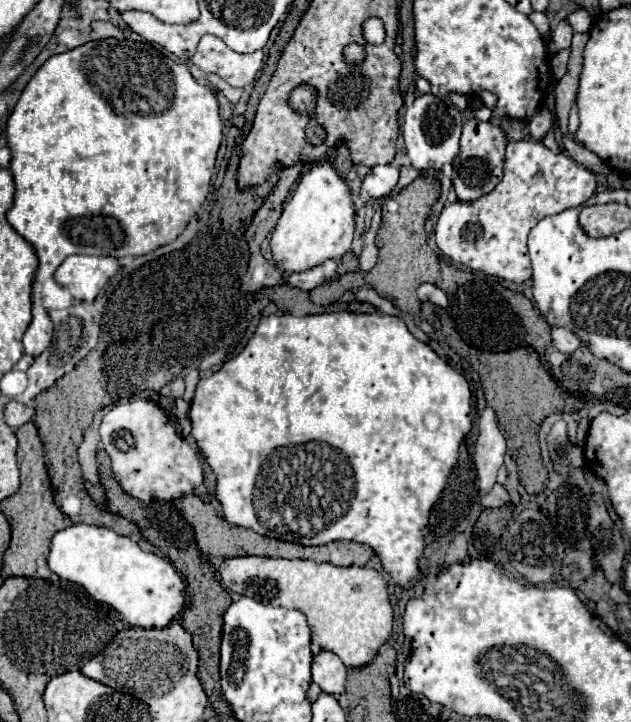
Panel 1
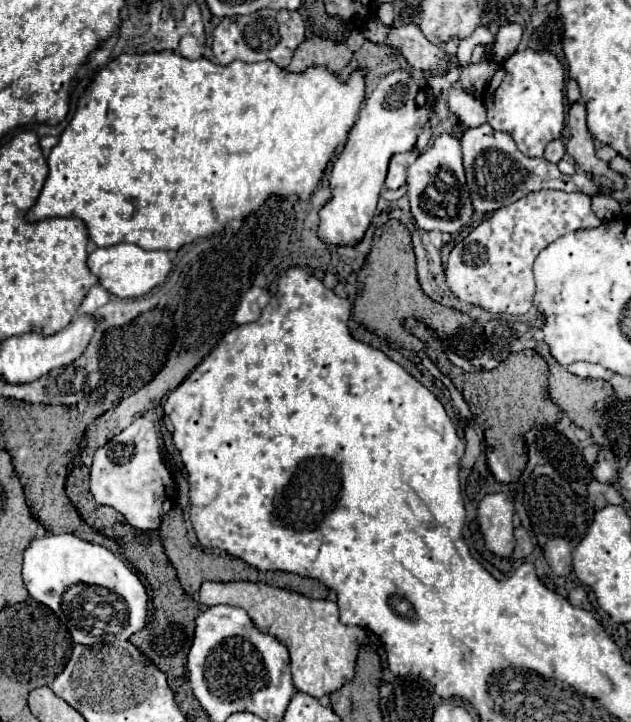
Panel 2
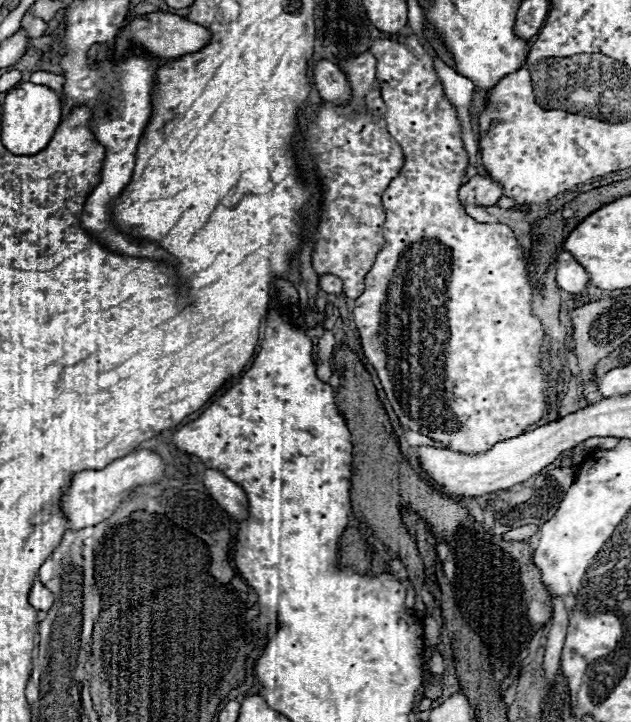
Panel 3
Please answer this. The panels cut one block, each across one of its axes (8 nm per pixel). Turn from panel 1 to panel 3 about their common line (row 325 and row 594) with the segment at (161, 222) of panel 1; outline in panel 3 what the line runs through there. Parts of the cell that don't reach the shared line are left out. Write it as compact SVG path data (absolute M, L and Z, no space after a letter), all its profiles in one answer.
M34 582L32 586L32 592L30 592L30 604L36 608L36 610L44 610L48 612L50 606L54 602L54 594L40 582Z

